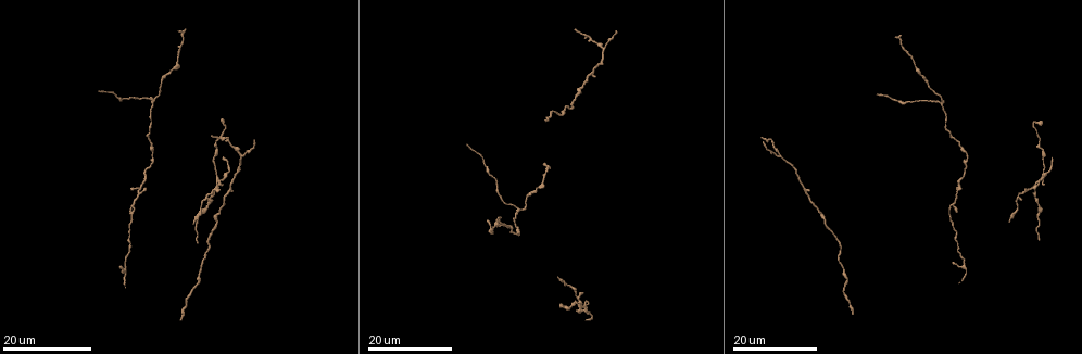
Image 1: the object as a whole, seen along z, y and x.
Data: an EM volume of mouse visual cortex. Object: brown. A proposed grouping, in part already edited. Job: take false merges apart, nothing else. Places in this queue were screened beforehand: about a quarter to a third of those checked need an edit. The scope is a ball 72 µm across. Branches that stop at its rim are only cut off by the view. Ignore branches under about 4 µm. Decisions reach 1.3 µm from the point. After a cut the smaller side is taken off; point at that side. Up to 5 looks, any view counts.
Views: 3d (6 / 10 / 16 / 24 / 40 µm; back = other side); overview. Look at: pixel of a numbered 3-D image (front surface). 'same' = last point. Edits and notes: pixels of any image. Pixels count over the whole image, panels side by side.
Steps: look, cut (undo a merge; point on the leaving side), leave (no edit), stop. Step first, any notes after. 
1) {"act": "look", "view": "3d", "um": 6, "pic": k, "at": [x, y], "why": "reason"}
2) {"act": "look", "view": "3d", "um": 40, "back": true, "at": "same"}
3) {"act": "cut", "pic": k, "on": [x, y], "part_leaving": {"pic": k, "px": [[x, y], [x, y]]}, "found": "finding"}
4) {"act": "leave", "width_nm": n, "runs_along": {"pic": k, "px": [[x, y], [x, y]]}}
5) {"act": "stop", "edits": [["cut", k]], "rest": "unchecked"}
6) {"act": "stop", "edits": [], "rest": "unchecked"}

{"act": "look", "view": "3d", "um": 16, "pic": 1, "at": [603, 48], "why": "two arms in line, one across"}

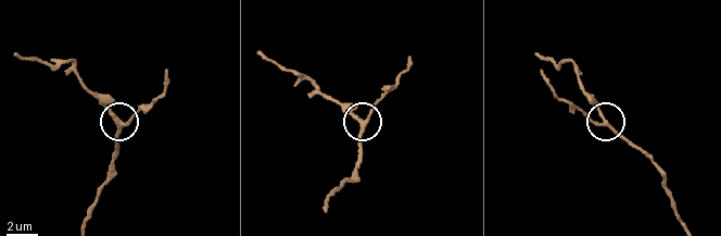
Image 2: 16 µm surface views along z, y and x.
{"act": "look", "view": "3d", "um": 10, "pic": 2, "at": [607, 124], "why": "closer look"}

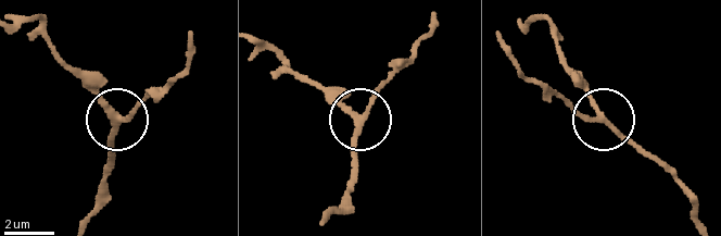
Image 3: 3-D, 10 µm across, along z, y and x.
{"act": "leave", "width_nm": 210, "found": "all the same cell"}

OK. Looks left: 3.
{"act": "look", "view": "3d", "um": 16, "pic": 1, "at": [139, 193], "why": "a fork"}

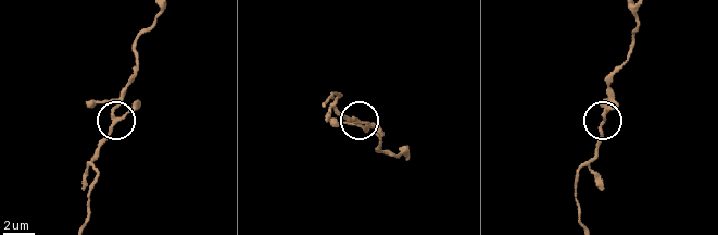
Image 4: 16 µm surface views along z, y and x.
{"act": "look", "view": "3d", "um": 6, "pic": 4, "at": [361, 122], "why": "zoom in"}

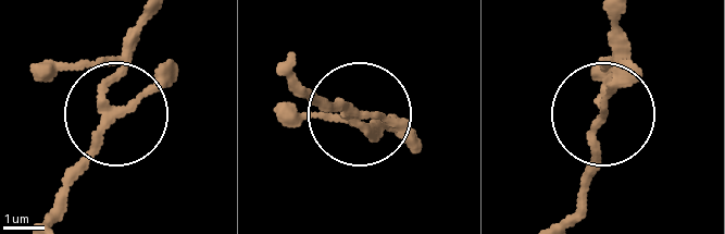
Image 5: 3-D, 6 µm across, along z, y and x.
{"act": "leave", "arms": 3, "runs_along": {"pic": 5, "px": [[57, 214], [67, 176], [112, 113], [109, 83], [144, 10]]}, "found": "continuous, no second cell"}

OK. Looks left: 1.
{"act": "stop", "edits": [], "rest": "unchecked"}

